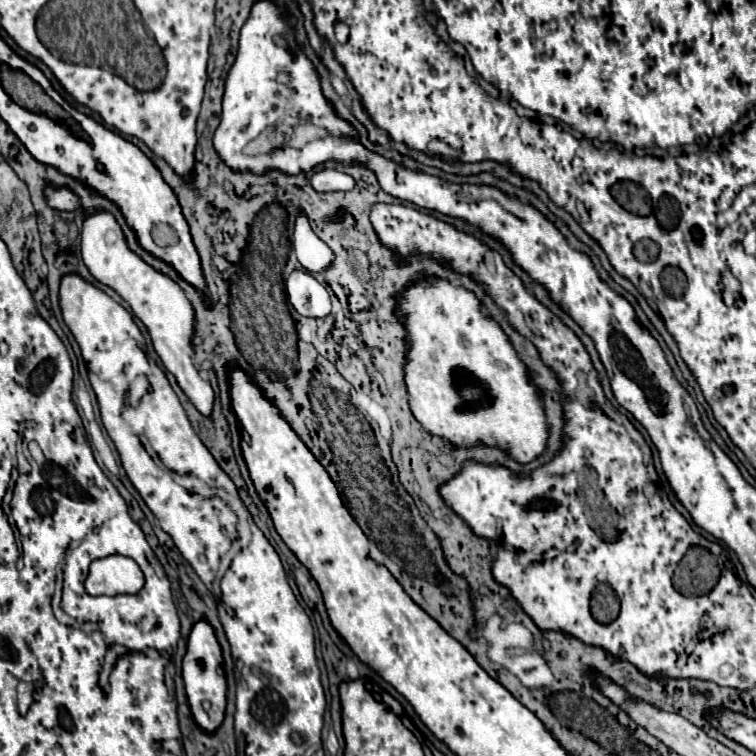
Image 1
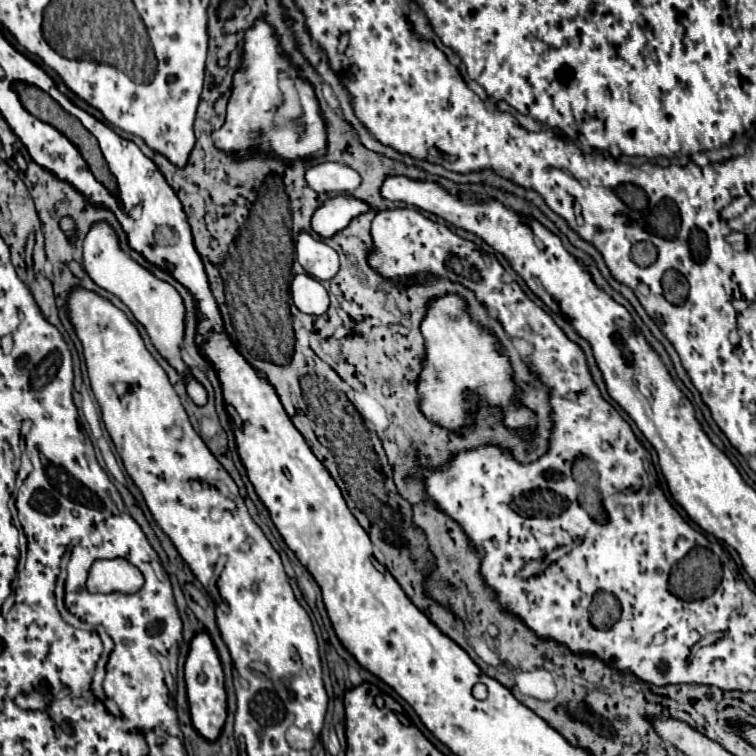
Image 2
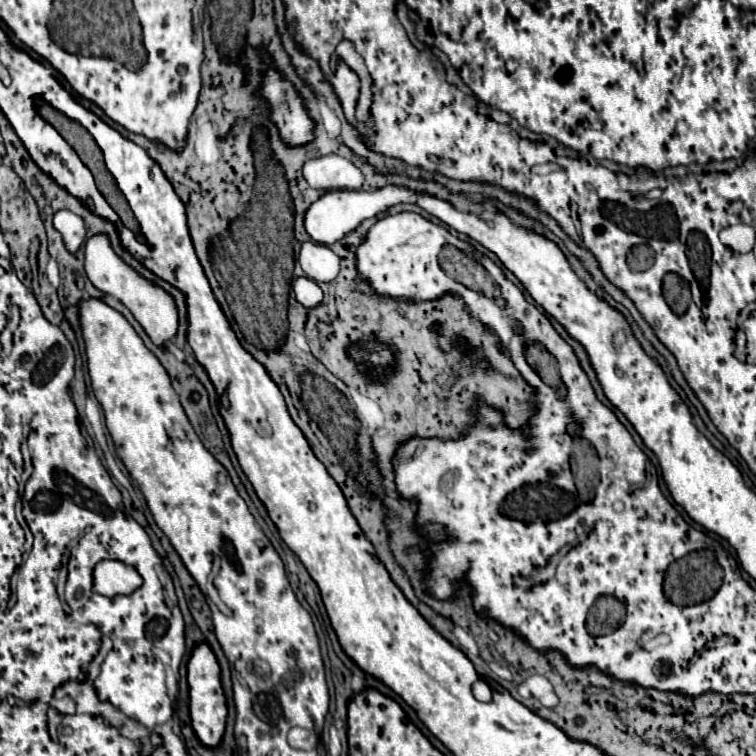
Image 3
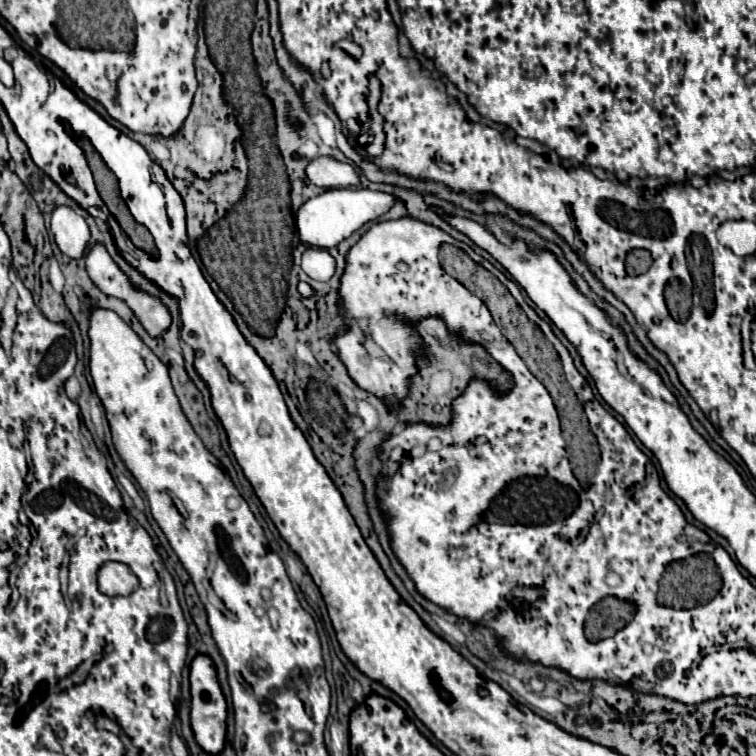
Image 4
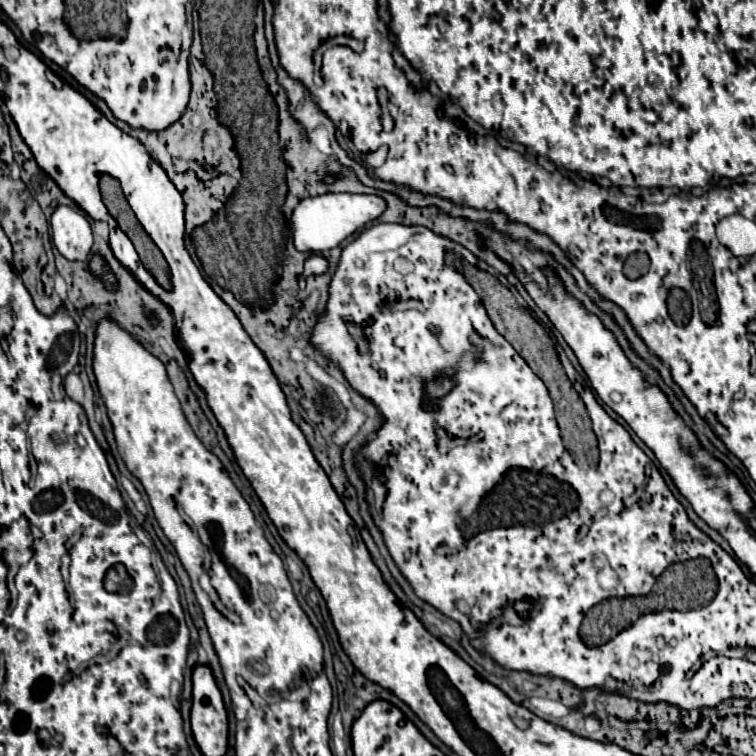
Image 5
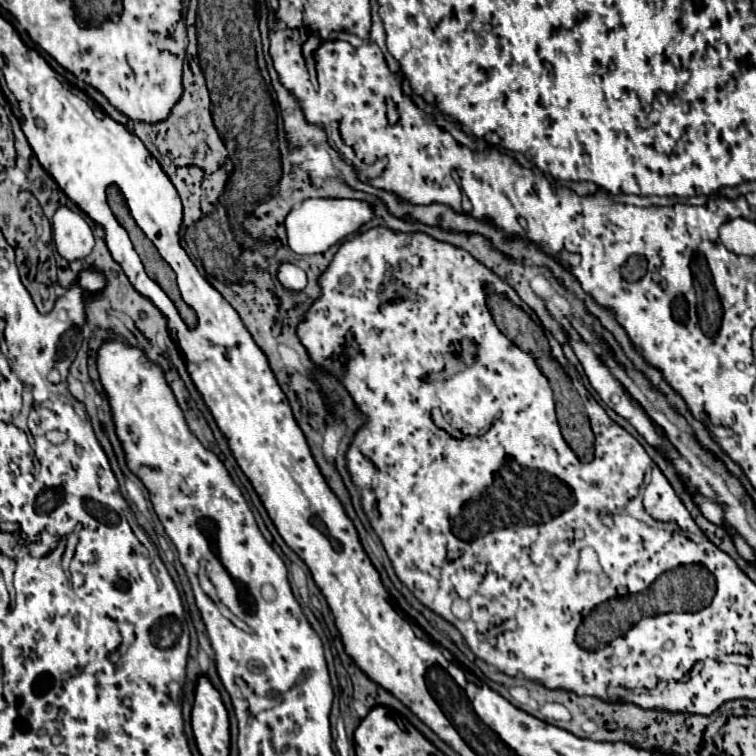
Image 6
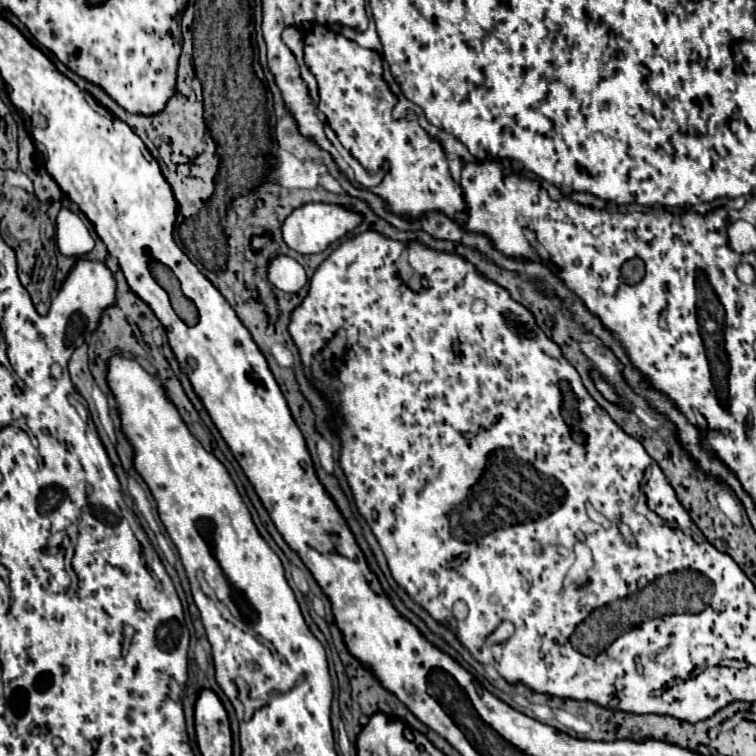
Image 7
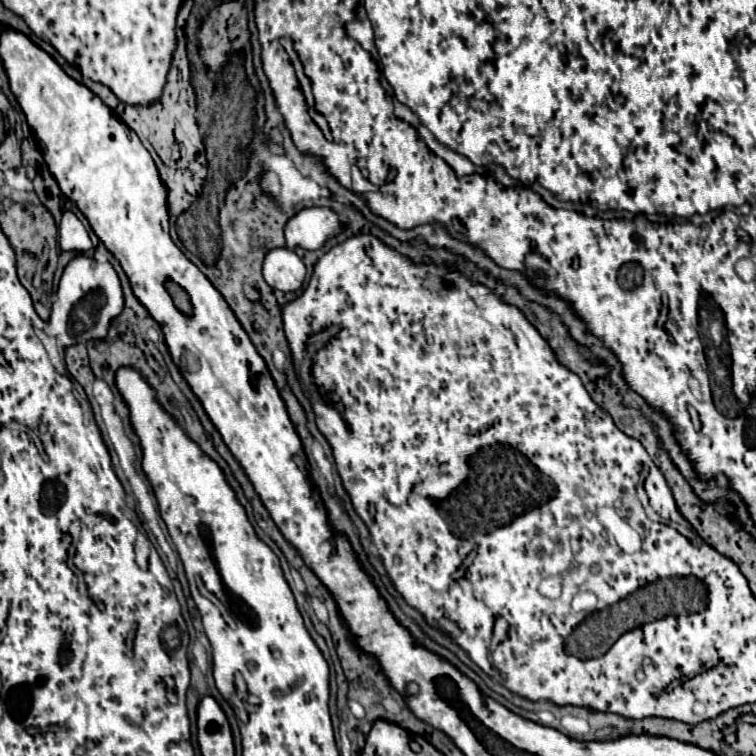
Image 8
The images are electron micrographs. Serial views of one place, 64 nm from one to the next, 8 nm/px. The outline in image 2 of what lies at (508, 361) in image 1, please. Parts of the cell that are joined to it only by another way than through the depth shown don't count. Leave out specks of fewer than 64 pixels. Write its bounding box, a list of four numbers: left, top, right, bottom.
[418,296,534,432]

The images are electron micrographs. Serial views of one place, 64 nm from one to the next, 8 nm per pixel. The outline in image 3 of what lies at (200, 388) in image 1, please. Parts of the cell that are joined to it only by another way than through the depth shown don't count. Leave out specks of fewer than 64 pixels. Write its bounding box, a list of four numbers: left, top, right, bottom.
[84,236,178,346]

